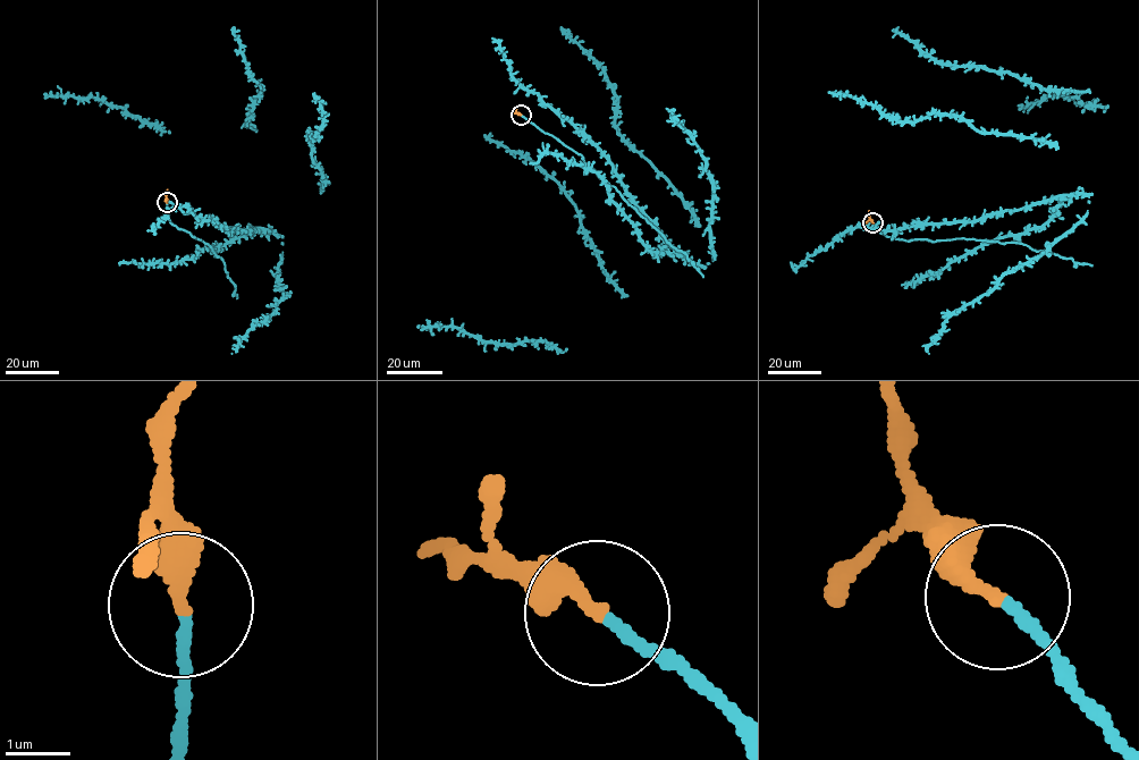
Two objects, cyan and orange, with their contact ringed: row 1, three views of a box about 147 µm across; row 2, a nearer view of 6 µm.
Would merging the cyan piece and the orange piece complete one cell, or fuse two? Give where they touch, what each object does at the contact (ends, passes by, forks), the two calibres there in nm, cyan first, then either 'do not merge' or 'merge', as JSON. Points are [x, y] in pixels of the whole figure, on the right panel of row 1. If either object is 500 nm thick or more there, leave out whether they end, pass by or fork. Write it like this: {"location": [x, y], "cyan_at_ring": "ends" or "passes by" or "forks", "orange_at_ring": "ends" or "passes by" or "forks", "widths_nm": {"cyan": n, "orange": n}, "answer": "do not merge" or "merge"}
{"location": [872, 222], "cyan_at_ring": "ends", "orange_at_ring": "ends", "widths_nm": {"cyan": 160, "orange": 320}, "answer": "do not merge"}

